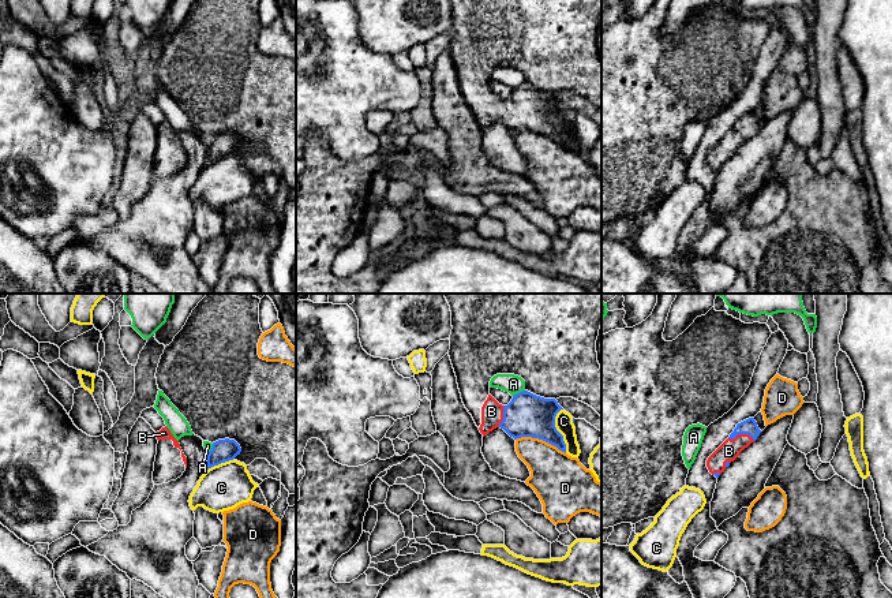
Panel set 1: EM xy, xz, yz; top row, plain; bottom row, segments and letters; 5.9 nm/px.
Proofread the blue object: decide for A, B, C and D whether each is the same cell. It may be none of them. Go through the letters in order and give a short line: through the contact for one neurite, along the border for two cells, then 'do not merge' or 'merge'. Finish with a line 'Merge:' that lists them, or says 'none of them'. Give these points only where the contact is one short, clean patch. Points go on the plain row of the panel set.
A: do not merge
B: merge
C: do not merge
D: do not merge
Merge: B

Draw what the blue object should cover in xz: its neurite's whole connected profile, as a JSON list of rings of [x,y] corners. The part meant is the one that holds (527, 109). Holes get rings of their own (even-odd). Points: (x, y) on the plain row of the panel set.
[[[450,0],[450,5],[453,23],[449,33],[449,51],[457,71],[462,97],[472,109],[483,131],[494,123],[501,122],[514,134],[521,131],[539,132],[566,147],[566,138],[563,135],[563,130],[555,122],[555,111],[561,104],[563,104],[556,94],[559,91],[573,91],[578,96],[588,98],[601,111],[601,61],[597,56],[596,46],[596,34],[599,30],[599,23],[601,20],[601,0]],[[496,68],[514,68],[525,75],[525,83],[514,89],[507,100],[499,98],[490,89],[490,75]]]

